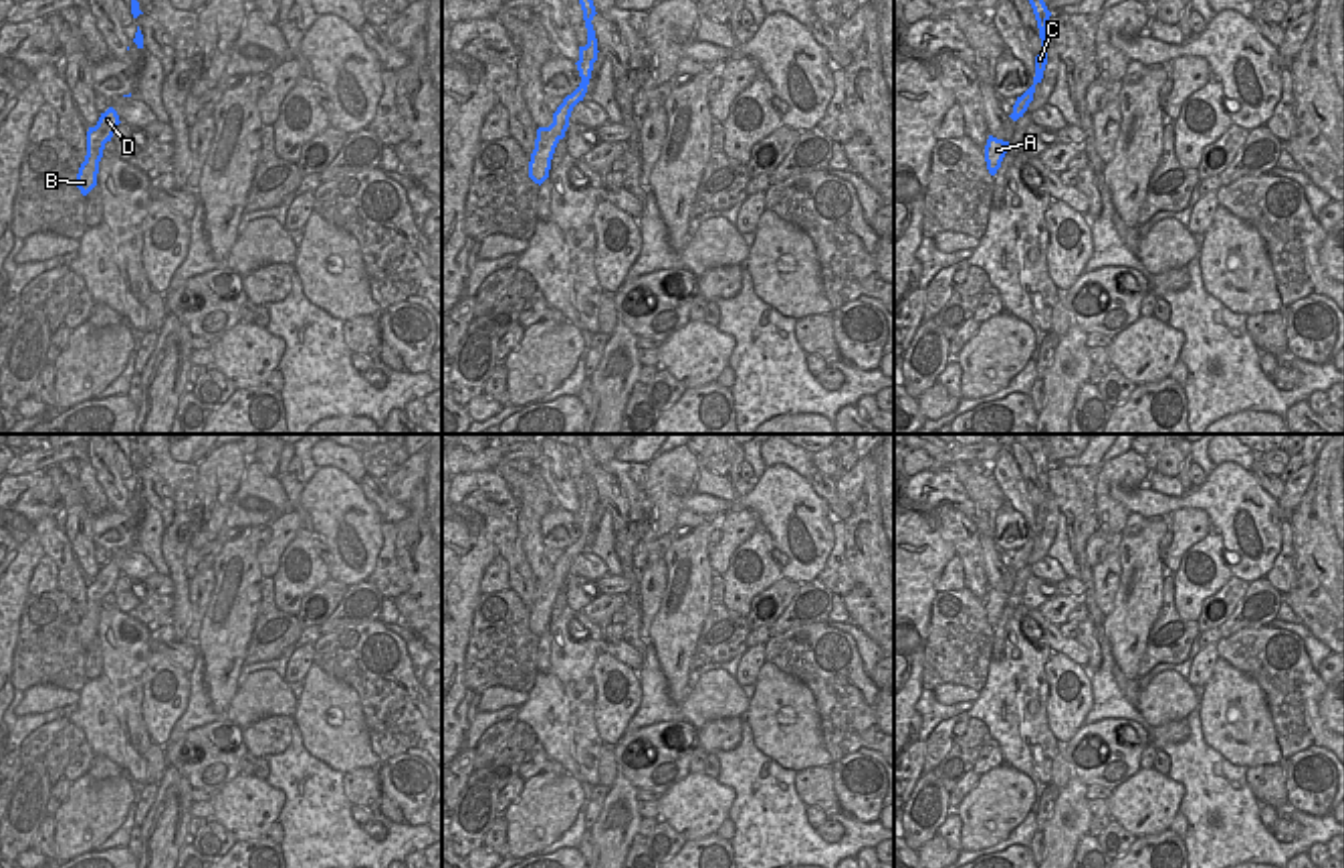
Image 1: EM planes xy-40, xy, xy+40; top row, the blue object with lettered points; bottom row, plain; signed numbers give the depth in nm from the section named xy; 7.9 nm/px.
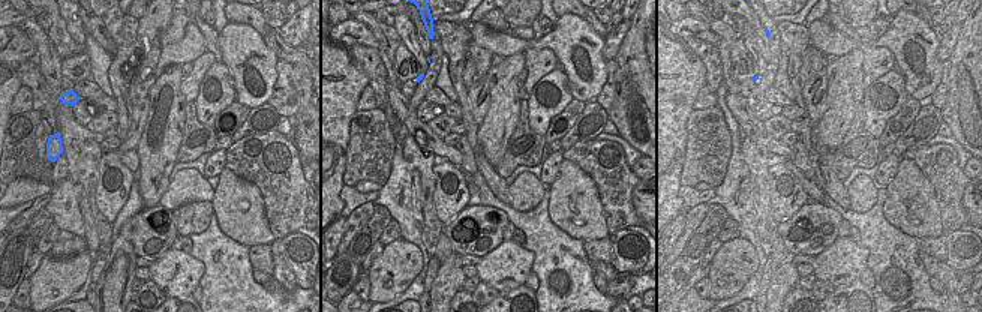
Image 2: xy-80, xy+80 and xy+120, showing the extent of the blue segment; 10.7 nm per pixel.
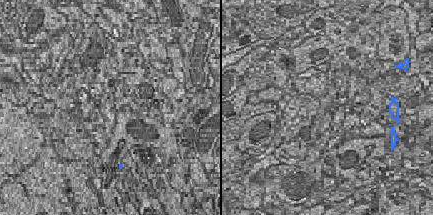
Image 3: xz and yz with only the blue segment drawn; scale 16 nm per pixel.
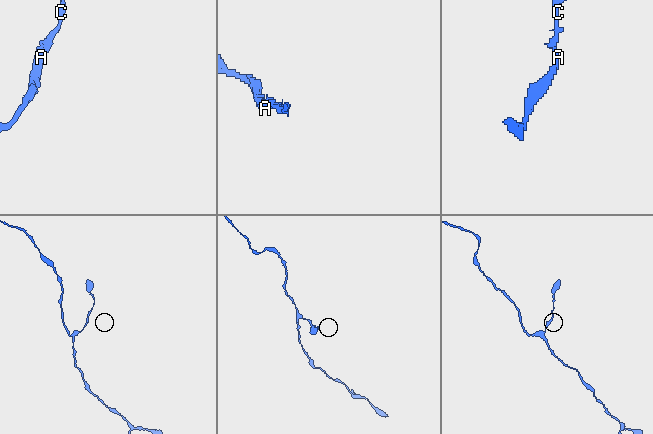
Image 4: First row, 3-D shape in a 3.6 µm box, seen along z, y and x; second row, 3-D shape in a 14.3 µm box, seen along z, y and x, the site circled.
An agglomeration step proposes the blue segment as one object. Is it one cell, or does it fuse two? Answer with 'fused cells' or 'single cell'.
single cell

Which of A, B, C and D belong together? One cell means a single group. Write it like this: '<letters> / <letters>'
A B C D

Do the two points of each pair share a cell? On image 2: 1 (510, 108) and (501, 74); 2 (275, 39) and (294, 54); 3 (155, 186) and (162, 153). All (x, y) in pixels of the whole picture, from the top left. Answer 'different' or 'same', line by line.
1: same
2: same
3: same

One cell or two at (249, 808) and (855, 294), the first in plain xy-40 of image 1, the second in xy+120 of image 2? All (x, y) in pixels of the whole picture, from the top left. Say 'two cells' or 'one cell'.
two cells

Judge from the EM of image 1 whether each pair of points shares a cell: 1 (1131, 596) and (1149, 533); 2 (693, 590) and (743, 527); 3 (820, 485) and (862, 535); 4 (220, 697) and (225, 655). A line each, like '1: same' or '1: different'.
1: same
2: different
3: different
4: same

